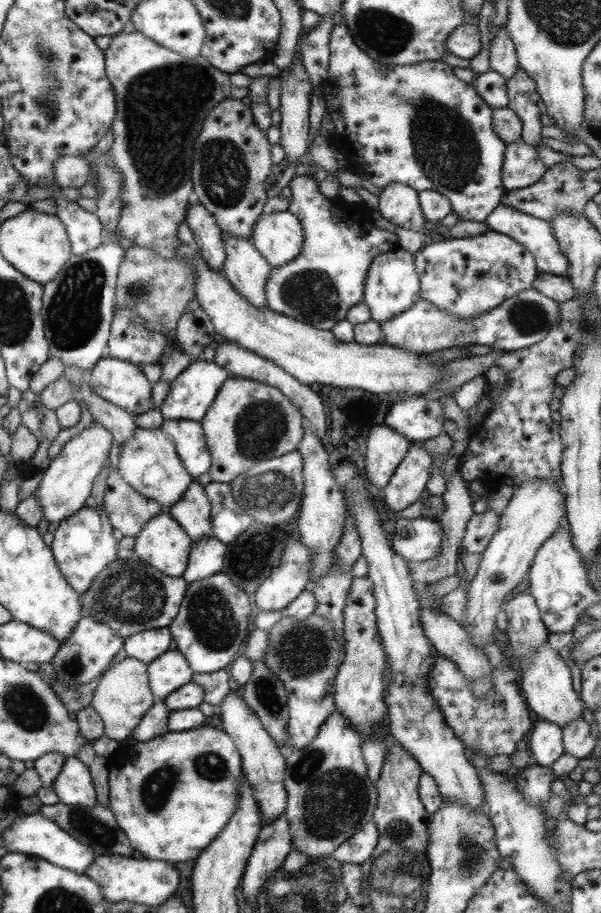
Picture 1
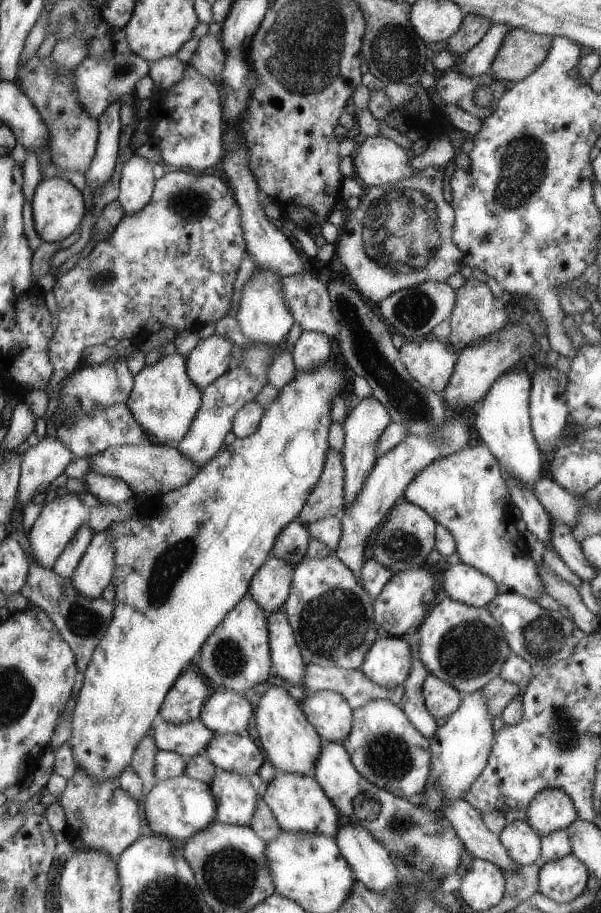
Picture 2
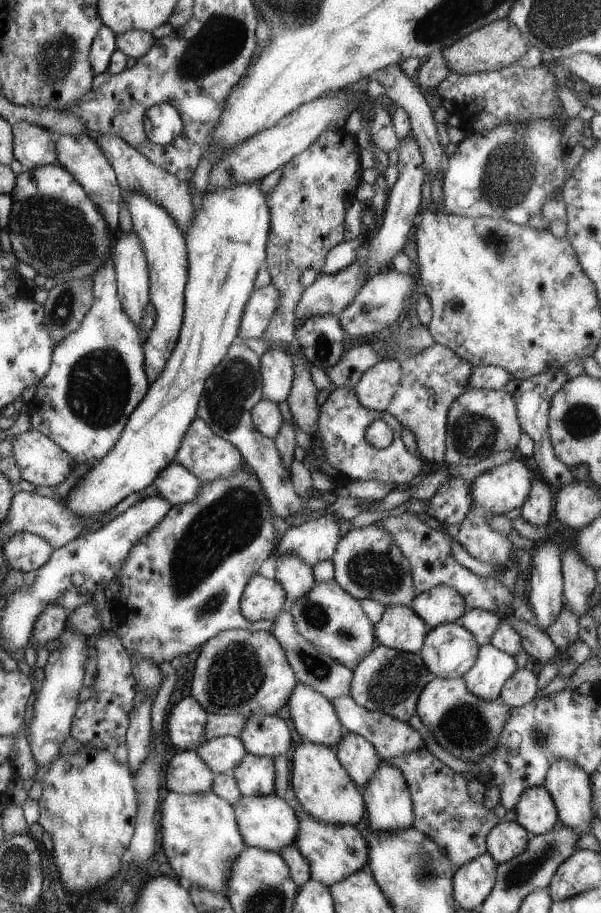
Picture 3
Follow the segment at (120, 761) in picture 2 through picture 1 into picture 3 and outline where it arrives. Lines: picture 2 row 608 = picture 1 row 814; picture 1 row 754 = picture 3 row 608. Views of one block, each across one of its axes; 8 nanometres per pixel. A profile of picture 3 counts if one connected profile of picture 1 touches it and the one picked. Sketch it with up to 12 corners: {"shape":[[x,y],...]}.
{"shape":[[252,472],[201,482],[131,545],[114,635],[175,663],[274,554]]}

